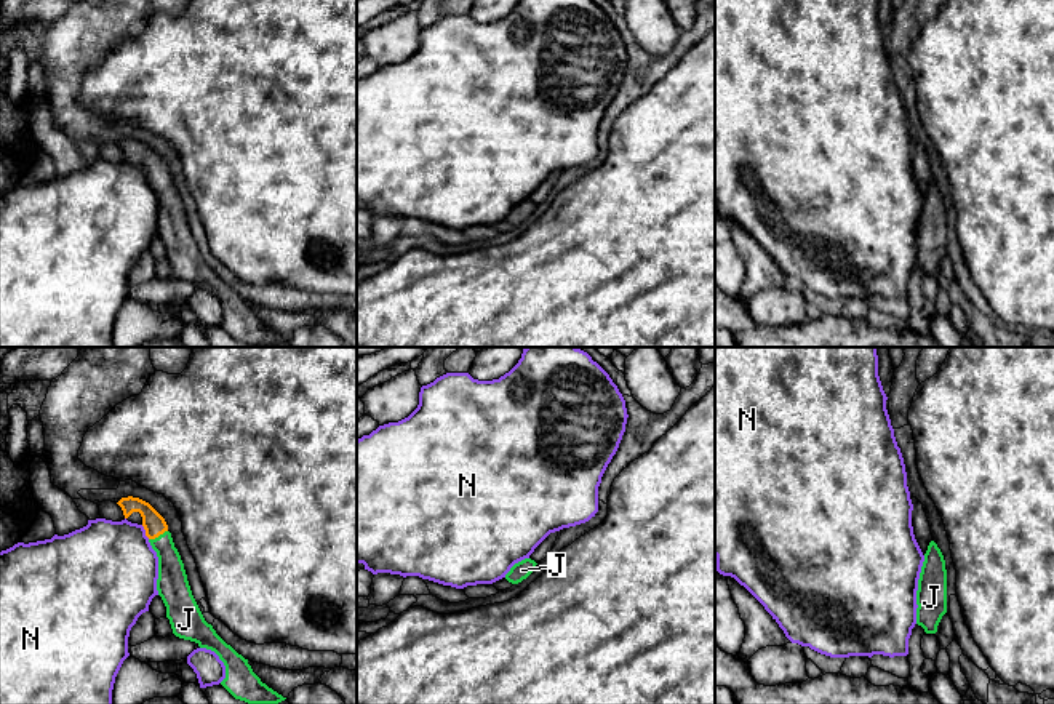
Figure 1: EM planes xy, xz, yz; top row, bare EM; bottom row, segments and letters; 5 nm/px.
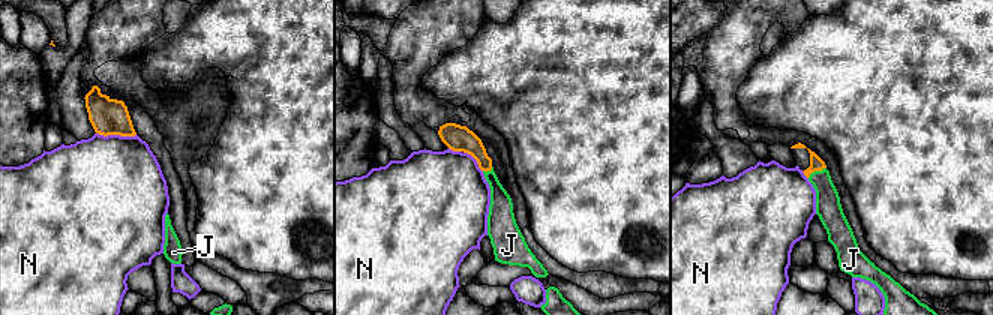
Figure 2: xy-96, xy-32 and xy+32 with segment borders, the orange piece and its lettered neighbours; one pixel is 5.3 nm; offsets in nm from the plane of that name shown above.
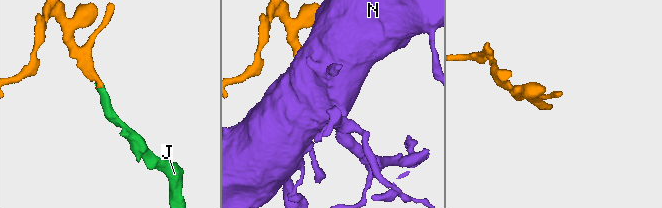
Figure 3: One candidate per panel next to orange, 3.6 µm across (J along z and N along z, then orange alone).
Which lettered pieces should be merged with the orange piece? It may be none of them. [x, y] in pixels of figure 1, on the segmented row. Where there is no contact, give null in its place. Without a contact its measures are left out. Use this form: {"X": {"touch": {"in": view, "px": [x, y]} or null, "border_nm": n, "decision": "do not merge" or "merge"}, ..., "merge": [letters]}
{"J": {"touch": {"in": "xy", "px": [157, 536]}, "border_nm": 110, "decision": "merge"}, "N": {"touch": {"in": "xy", "px": [146, 532]}, "border_nm": 80, "decision": "do not merge"}, "merge": ["J"]}

